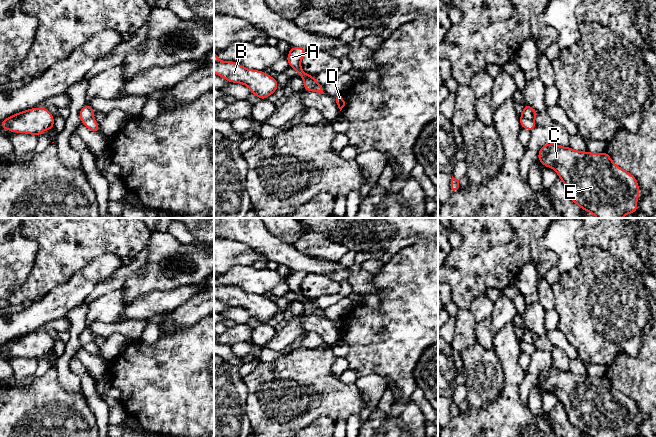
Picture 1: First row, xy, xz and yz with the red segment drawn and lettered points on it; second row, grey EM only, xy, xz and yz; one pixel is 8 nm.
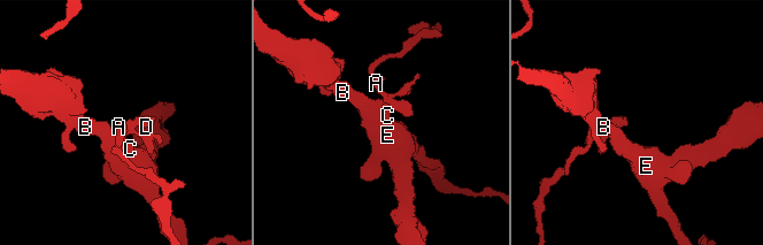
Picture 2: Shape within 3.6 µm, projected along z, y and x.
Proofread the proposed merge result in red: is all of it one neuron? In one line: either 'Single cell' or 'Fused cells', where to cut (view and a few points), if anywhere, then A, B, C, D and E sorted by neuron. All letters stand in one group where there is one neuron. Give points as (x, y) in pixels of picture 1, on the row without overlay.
Fused cells. Split along yz (520, 341), (533, 344). Groups: A D / B C E

